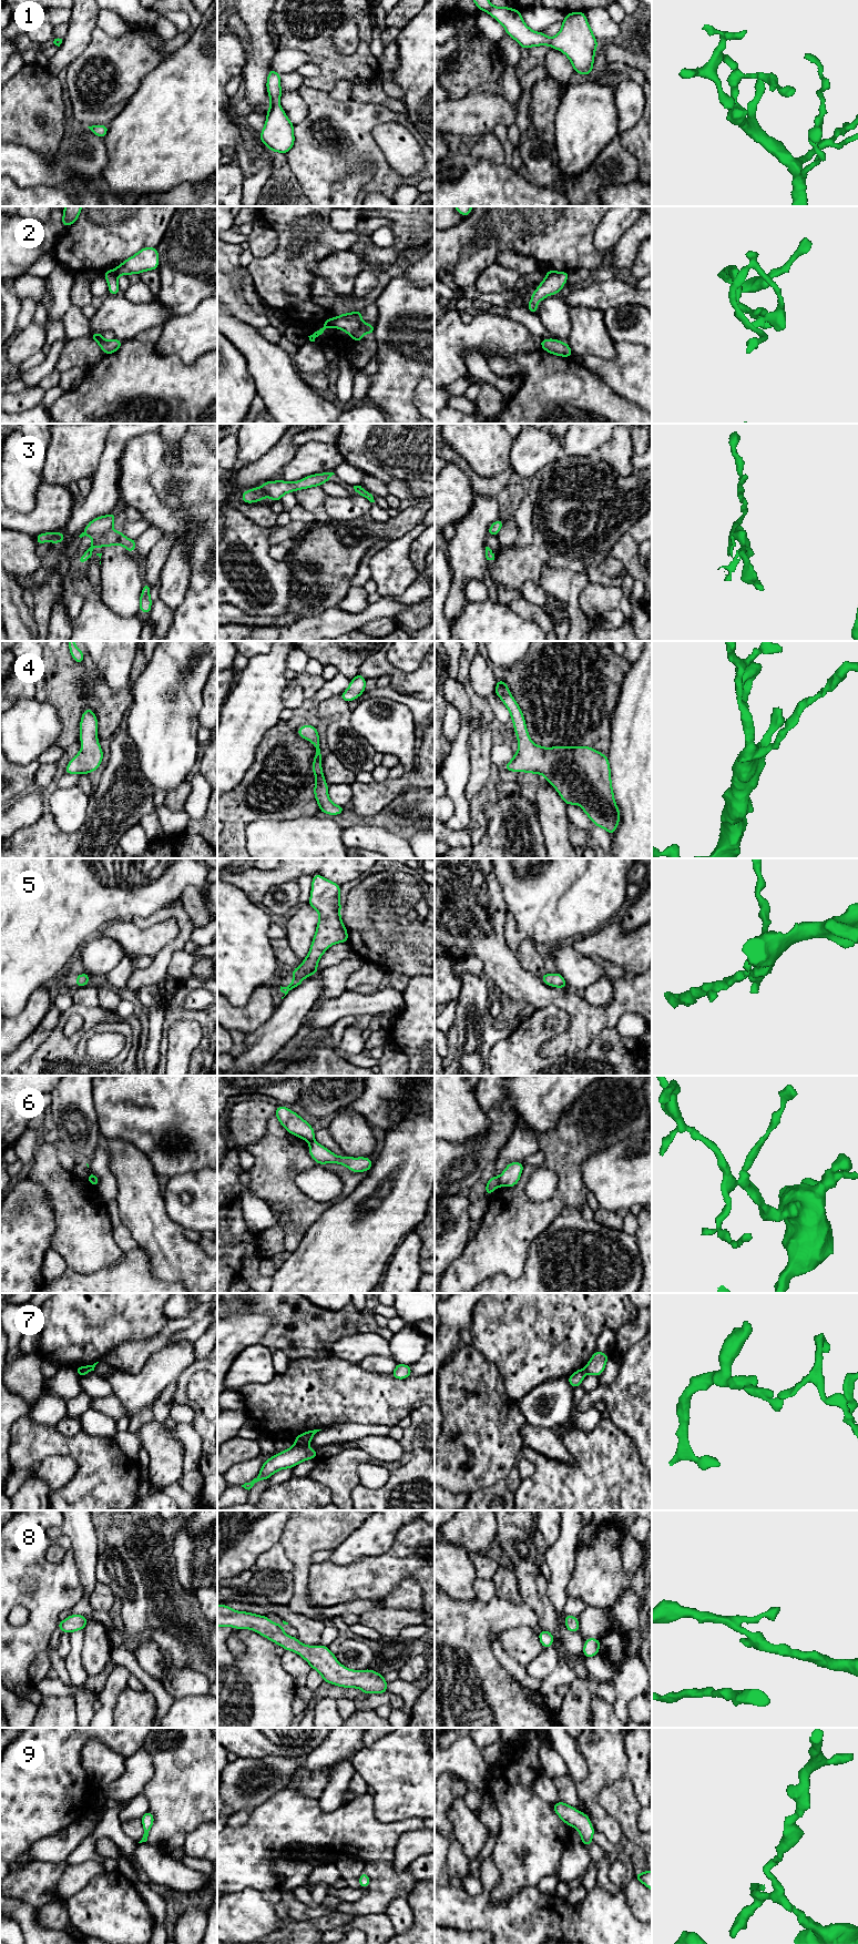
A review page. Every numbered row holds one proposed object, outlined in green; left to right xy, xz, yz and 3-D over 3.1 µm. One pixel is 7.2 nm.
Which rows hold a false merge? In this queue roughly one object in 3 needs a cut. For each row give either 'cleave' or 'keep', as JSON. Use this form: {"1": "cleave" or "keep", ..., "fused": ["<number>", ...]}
{"1": "keep", "2": "cleave", "3": "keep", "4": "keep", "5": "keep", "6": "cleave", "7": "cleave", "8": "keep", "9": "keep", "fused": ["2", "6", "7"]}

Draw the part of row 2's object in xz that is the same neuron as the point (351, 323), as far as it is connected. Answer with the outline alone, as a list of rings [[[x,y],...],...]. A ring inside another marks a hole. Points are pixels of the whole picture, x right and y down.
[[[356,309],[355,313],[340,314],[331,318],[331,325],[335,328],[343,329],[350,337],[354,338],[356,344],[361,340],[364,334],[372,334],[375,325],[366,324],[361,318],[361,311]]]

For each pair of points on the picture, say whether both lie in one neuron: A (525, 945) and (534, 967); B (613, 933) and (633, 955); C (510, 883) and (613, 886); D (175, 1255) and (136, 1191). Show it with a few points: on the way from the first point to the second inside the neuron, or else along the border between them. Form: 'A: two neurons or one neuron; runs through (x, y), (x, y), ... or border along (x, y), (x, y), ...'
A: one neuron; runs through (527, 950), (527, 955), (532, 962)
B: one neuron; runs through (616, 938), (627, 949)
C: one neuron; runs through (535, 883), (580, 883), (588, 886)
D: one neuron; runs through (163, 1240), (150, 1225), (141, 1207)

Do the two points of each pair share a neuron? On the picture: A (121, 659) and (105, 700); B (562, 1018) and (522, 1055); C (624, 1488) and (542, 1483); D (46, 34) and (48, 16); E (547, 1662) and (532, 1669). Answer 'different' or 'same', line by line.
A: different
B: same
C: same
D: different
E: same

